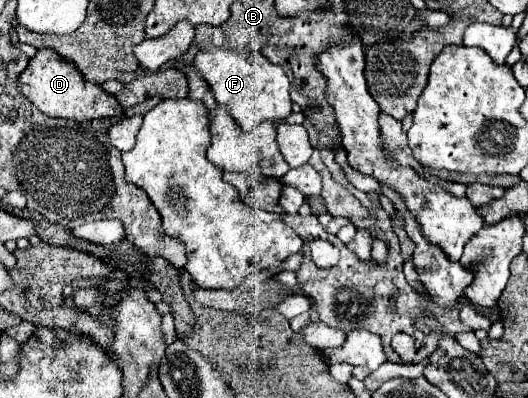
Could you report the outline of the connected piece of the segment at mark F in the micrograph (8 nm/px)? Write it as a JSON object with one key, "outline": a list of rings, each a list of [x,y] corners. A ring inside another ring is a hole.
{"outline":[[[230,48],[204,50],[196,54],[194,66],[208,82],[216,102],[226,106],[236,124],[246,132],[262,120],[280,120],[292,112],[290,78],[284,68],[272,64],[266,56],[260,56],[260,52],[238,52]]]}

